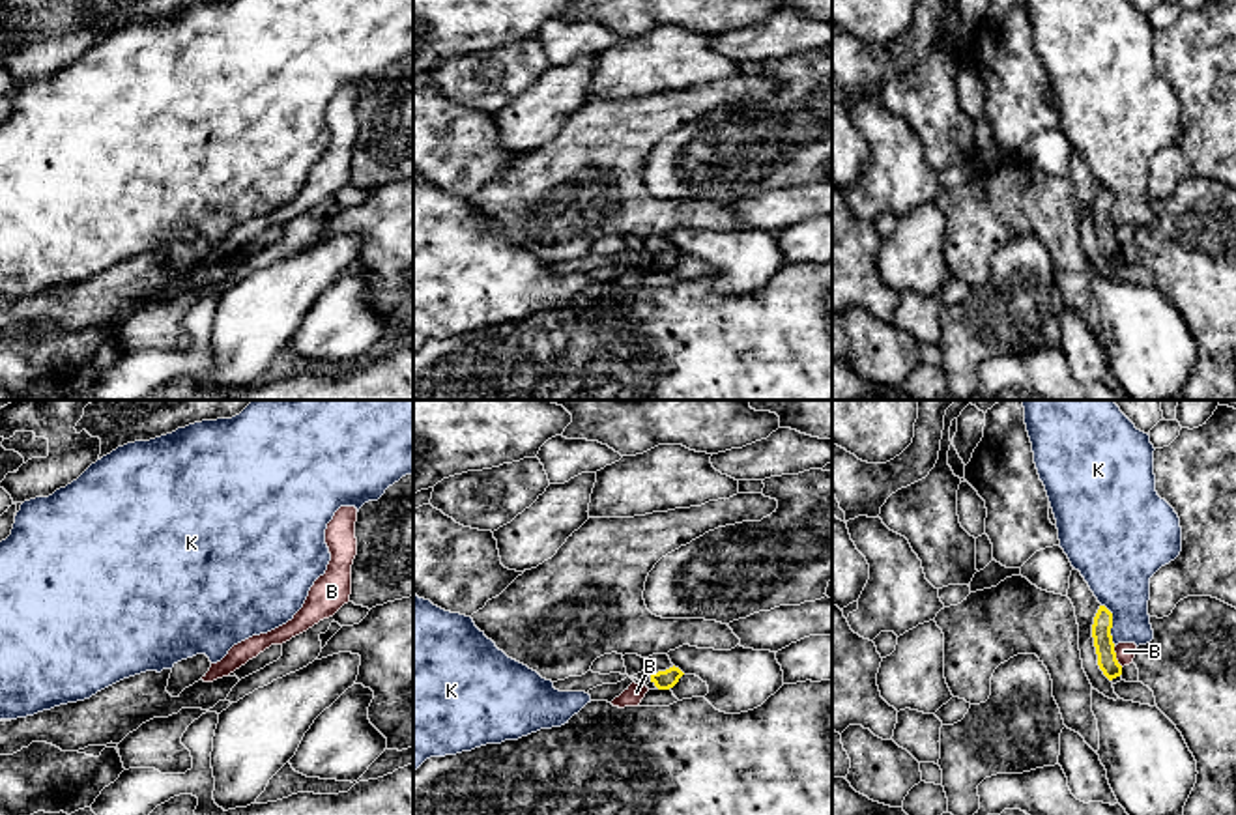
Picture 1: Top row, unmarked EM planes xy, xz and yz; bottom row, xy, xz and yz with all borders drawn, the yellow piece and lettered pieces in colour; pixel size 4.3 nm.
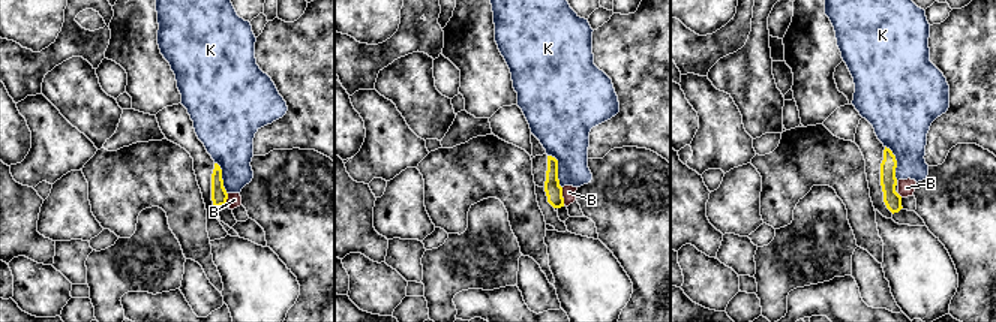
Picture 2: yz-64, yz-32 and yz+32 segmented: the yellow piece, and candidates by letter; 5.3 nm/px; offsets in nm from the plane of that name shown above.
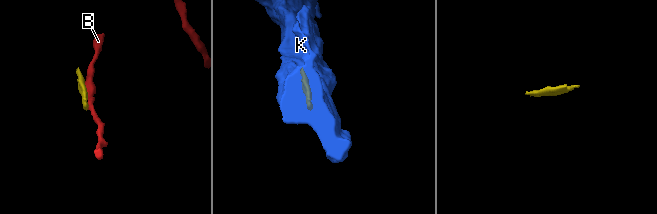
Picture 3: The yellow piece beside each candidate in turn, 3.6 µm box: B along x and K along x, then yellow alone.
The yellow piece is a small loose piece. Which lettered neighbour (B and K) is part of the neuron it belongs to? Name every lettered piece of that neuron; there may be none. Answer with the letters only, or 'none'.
none

